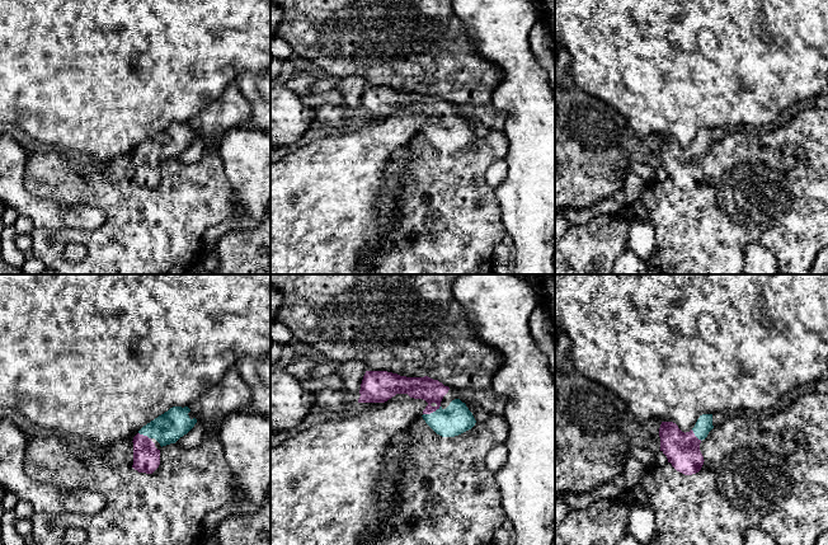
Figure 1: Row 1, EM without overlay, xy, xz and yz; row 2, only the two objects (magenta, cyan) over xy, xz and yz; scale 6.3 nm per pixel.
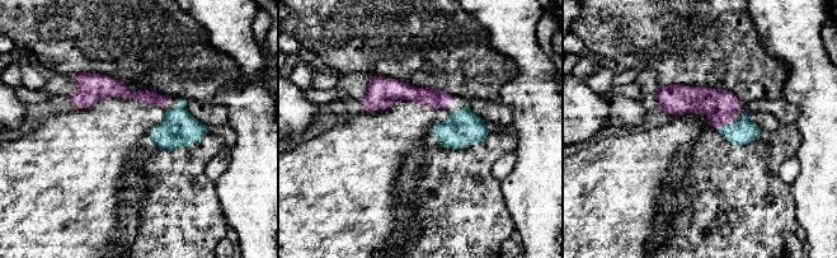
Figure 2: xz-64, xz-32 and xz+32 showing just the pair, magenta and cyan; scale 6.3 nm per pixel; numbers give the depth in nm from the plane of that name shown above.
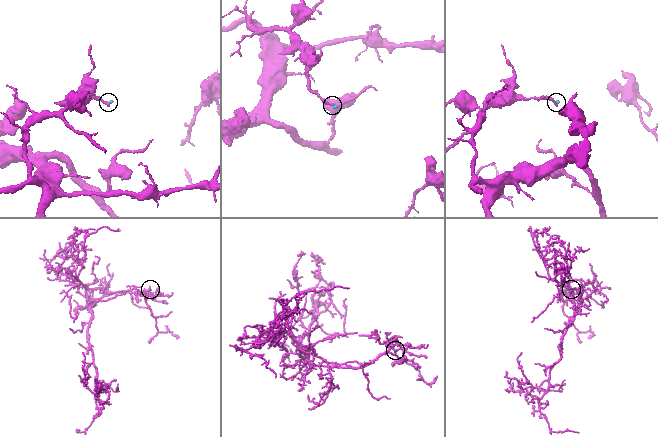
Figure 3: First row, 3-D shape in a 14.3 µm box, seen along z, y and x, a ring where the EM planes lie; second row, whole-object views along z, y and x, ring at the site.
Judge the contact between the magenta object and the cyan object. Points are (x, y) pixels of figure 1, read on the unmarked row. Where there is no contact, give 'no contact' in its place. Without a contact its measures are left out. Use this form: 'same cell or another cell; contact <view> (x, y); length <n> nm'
same cell; contact xz (431, 127); length 130 nm

